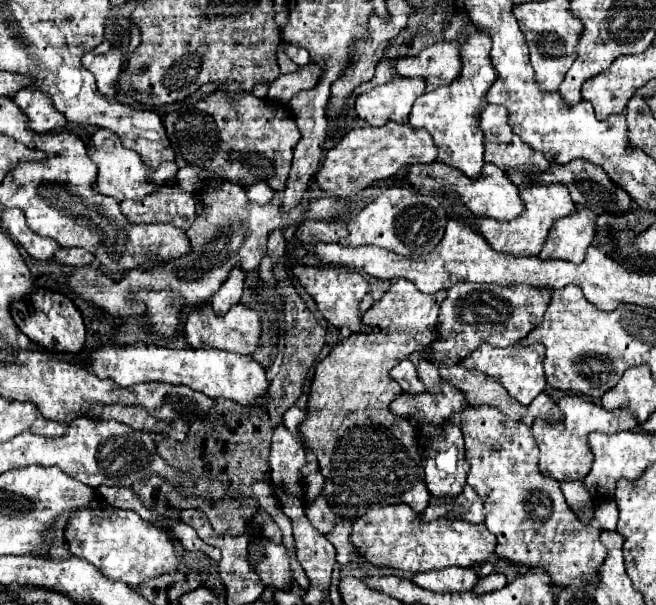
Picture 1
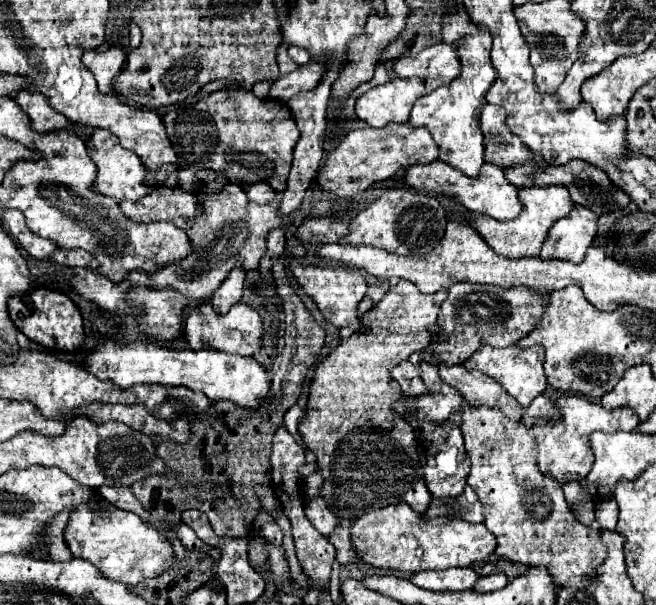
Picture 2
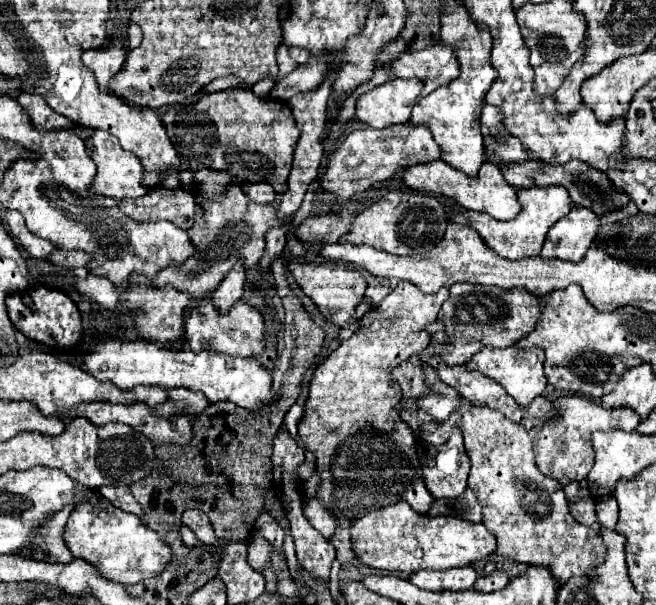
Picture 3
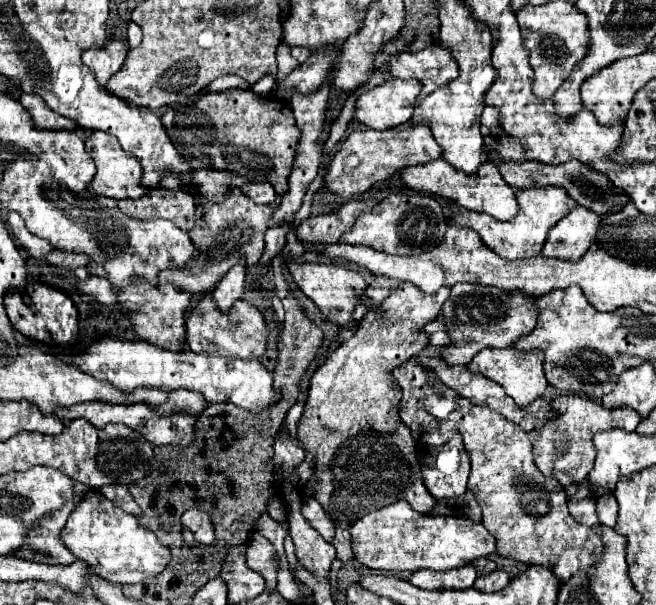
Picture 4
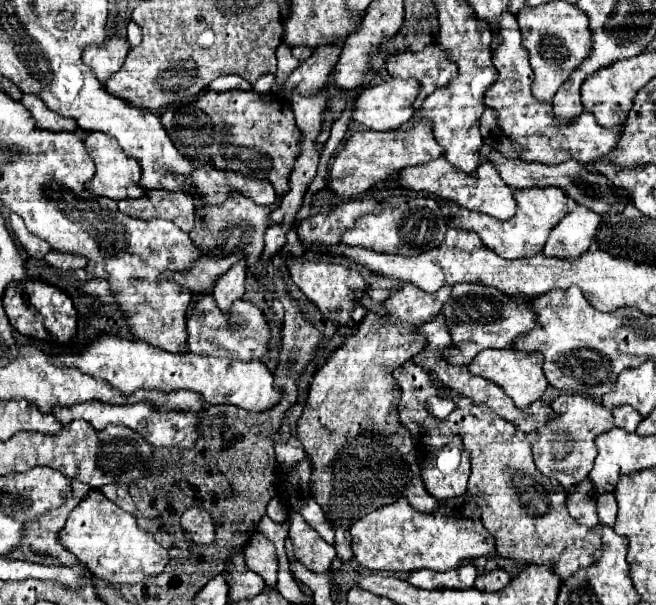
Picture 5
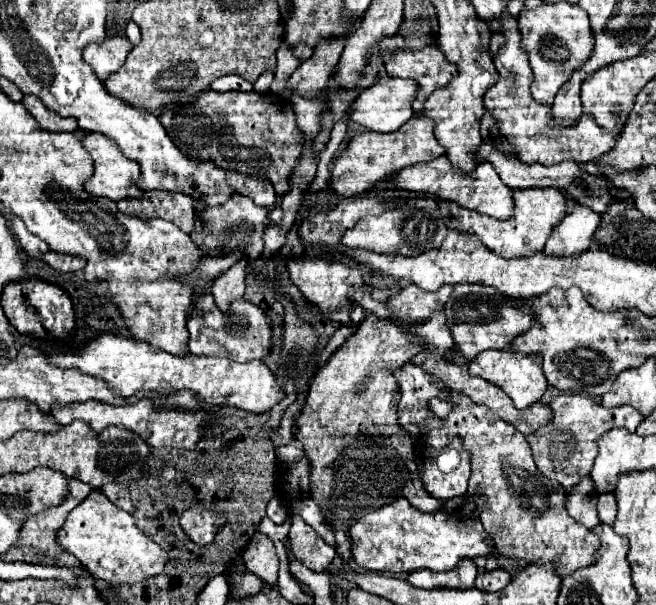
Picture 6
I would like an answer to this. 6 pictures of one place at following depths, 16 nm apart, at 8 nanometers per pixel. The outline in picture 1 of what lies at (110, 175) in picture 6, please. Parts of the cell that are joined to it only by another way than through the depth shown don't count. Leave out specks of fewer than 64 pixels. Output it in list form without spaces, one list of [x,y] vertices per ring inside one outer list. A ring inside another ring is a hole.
[[[96,130],[94,136],[90,138],[90,142],[86,144],[88,148],[88,156],[92,158],[92,162],[98,166],[98,178],[94,182],[94,190],[104,194],[104,196],[112,196],[118,202],[120,200],[142,200],[144,196],[152,194],[156,188],[160,188],[162,184],[166,184],[168,176],[178,172],[178,166],[174,162],[164,162],[158,170],[148,170],[146,164],[140,160],[140,156],[136,156],[136,152],[124,148],[118,140],[116,134],[108,132],[108,130]],[[154,174],[154,182],[148,182],[146,178]]]

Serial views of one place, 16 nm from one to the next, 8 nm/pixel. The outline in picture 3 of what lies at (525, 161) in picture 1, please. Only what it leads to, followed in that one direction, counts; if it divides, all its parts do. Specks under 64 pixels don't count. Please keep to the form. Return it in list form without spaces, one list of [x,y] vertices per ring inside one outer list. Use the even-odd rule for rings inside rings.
[[[486,106],[482,112],[482,136],[486,146],[486,160],[494,164],[526,162],[526,150],[512,134],[500,124],[500,110],[496,106]]]

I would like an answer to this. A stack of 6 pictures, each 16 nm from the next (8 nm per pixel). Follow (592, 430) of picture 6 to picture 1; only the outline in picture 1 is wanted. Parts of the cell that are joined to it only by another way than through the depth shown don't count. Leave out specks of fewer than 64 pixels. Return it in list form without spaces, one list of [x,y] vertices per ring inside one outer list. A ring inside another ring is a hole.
[[[564,396],[556,402],[562,410],[564,420],[560,422],[542,422],[538,420],[530,432],[538,444],[540,450],[540,458],[538,458],[538,466],[540,472],[544,476],[550,476],[558,482],[566,482],[566,480],[584,480],[584,476],[590,472],[592,468],[592,450],[588,444],[588,434],[592,430],[598,432],[618,432],[618,430],[634,430],[638,426],[638,420],[632,412],[628,412],[626,408],[620,410],[606,410],[594,402],[588,402],[580,396]]]

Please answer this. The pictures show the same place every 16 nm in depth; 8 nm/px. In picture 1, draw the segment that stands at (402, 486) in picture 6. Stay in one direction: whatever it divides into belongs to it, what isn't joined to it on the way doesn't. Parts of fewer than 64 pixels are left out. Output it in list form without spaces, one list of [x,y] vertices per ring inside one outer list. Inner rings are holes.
[[[396,280],[384,298],[362,314],[362,322],[370,326],[370,332],[358,332],[340,340],[340,346],[316,366],[306,420],[298,428],[306,446],[318,456],[320,474],[324,476],[322,496],[326,496],[328,504],[342,520],[356,520],[364,516],[368,508],[400,502],[420,514],[430,502],[430,492],[424,484],[424,468],[416,446],[416,432],[406,418],[400,418],[390,410],[390,402],[402,394],[402,388],[390,378],[390,370],[410,354],[424,350],[434,342],[436,334],[430,328],[438,322],[438,310],[444,298],[446,292],[424,294],[412,282]]]

